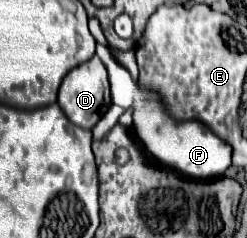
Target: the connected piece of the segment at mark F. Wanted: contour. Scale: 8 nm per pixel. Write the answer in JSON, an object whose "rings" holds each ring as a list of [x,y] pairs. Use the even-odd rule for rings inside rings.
{"rings":[[[97,45],[97,55],[105,63],[109,71],[109,83],[111,83],[111,99],[115,105],[121,105],[125,109],[133,109],[133,129],[143,145],[143,149],[163,167],[169,167],[177,171],[183,177],[197,179],[197,181],[209,181],[221,177],[227,167],[231,165],[231,147],[215,137],[215,133],[205,127],[199,121],[173,121],[167,113],[163,113],[161,105],[155,99],[147,99],[147,93],[139,89],[139,85],[131,79],[131,73],[111,55],[111,51],[105,45]]]}

